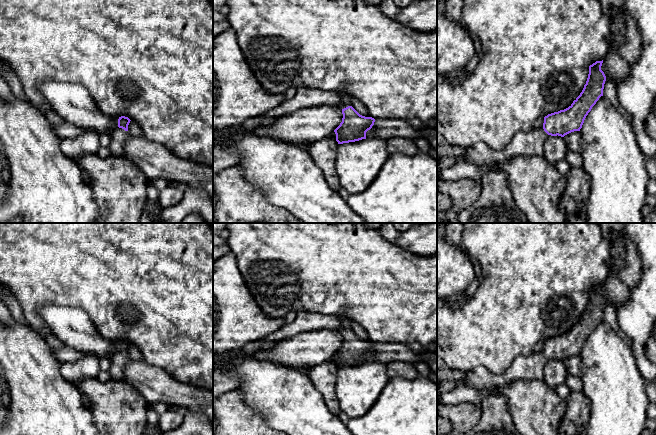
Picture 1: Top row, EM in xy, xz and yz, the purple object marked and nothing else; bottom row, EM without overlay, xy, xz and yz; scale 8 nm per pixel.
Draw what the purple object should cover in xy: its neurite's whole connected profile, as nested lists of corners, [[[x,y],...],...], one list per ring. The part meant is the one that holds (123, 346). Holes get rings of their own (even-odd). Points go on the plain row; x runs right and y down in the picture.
[[[119,341],[118,350],[111,358],[111,367],[108,372],[114,381],[124,379],[124,367],[132,361],[128,355],[130,345],[128,341]]]

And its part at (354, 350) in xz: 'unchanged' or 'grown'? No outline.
grown

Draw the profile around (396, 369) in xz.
[[[395,360],[388,362],[387,374],[389,378],[413,379],[419,375],[417,369],[411,362]]]

